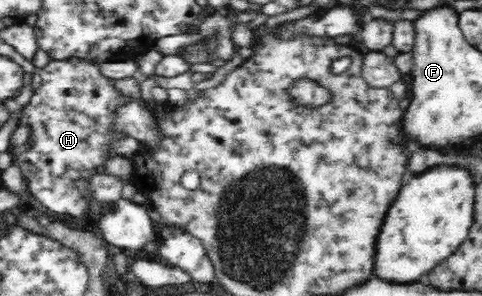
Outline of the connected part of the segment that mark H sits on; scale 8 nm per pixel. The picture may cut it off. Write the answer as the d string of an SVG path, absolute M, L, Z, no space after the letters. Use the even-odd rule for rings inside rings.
M70 57L69 59L50 60L40 71L42 82L32 95L31 101L22 110L19 125L29 131L30 147L21 148L16 153L16 166L20 174L28 179L30 193L50 211L60 215L70 215L74 219L86 219L90 203L94 201L91 181L96 175L106 171L106 163L114 157L114 141L126 137L126 132L118 127L116 113L132 99L122 95L114 87L114 78L103 74L100 62L90 58Z

